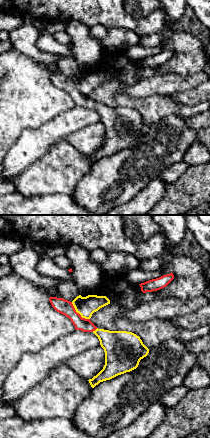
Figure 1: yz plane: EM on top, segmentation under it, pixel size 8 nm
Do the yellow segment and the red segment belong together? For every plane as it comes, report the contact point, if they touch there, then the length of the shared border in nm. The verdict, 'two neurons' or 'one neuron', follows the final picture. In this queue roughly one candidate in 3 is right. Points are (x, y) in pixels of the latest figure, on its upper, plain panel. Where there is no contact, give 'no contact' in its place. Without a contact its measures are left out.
meets yellow at (78, 88); contact 200 nm long

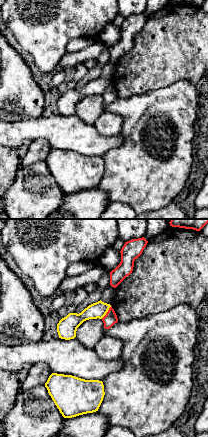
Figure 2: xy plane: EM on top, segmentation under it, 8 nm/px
meets yellow at (107, 87); contact 130 nm long

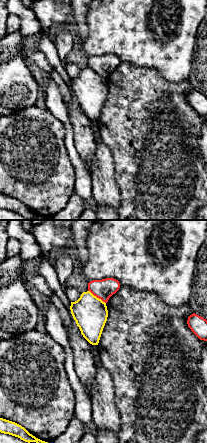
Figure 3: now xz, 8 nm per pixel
meets yellow at (96, 73); contact 180 nm long

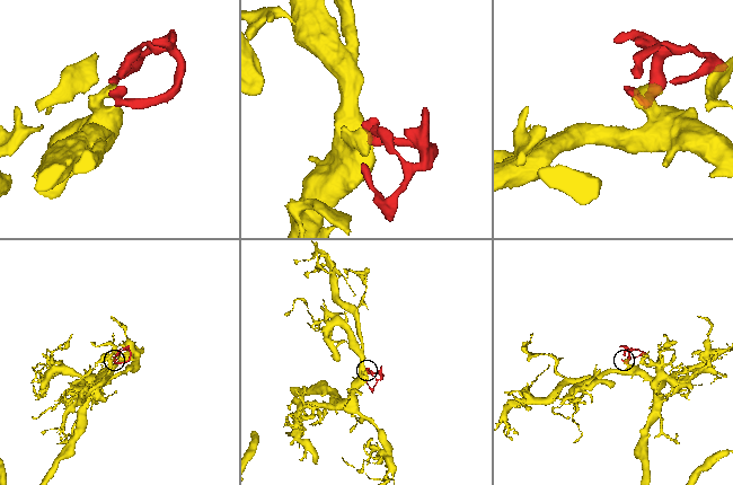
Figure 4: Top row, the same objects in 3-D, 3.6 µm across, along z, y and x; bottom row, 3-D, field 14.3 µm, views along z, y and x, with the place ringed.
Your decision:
one neuron

